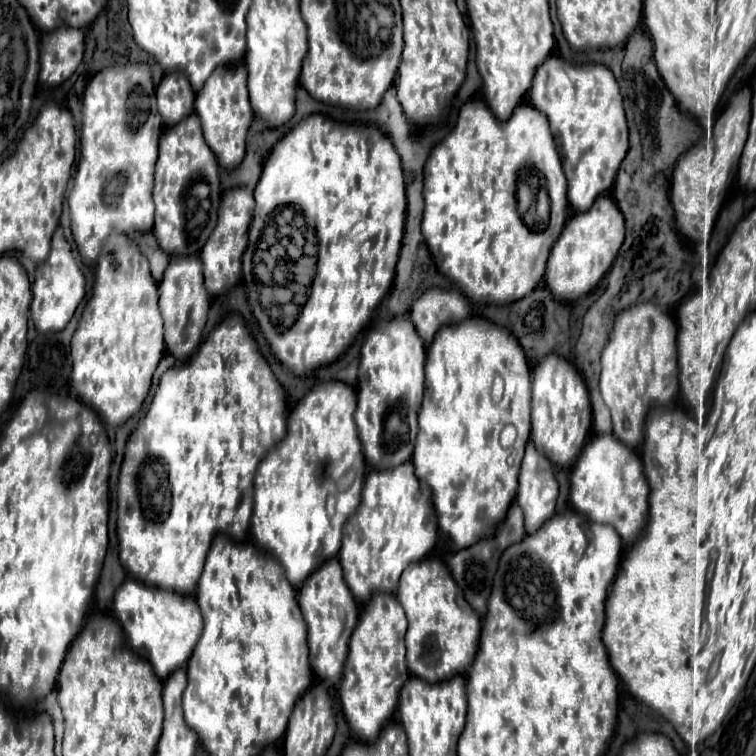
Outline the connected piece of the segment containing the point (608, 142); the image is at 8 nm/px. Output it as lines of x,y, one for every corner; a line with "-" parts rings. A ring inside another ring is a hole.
549,55
533,77
529,101
549,119
569,181
567,197
571,207
587,211
599,195
613,187
615,173
629,147
623,97
611,69
603,63
575,65
563,57

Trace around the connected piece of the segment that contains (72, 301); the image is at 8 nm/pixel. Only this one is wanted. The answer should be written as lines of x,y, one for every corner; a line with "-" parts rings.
57,227
51,239
51,253
45,259
45,263
37,265
35,273
35,283
33,283
33,303
31,303
31,317
37,327
37,331
61,331
71,315
75,313
77,305
85,297
85,279
83,273
73,257
73,249
67,243
63,235
63,227

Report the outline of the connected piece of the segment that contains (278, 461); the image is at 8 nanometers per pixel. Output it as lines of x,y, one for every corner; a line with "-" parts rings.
327,381
313,385
309,393
291,409
287,435
257,465
251,531
257,539
255,543
279,559
287,579
295,587
299,587
323,561
339,553
343,523
359,505
367,465
361,453
361,441
357,441
357,425
353,425
355,409
357,393
347,383

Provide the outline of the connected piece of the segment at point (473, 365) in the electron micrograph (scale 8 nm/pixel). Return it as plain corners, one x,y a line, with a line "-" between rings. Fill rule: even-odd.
469,317
469,321
461,321
461,325
449,325
449,329
441,329
441,333
437,333
437,341
433,341
433,345
427,349
425,397
419,411
419,433
415,441
413,463
417,477
431,487
439,531
453,541
453,549
465,549
477,539
489,537
495,531
495,525
503,521
517,491
517,473
531,431
529,403
531,369
513,333
483,317
-
493,373
501,375
505,381
505,393
499,403
491,399
-
507,423
513,423
519,433
511,449
503,449
499,443
499,433

